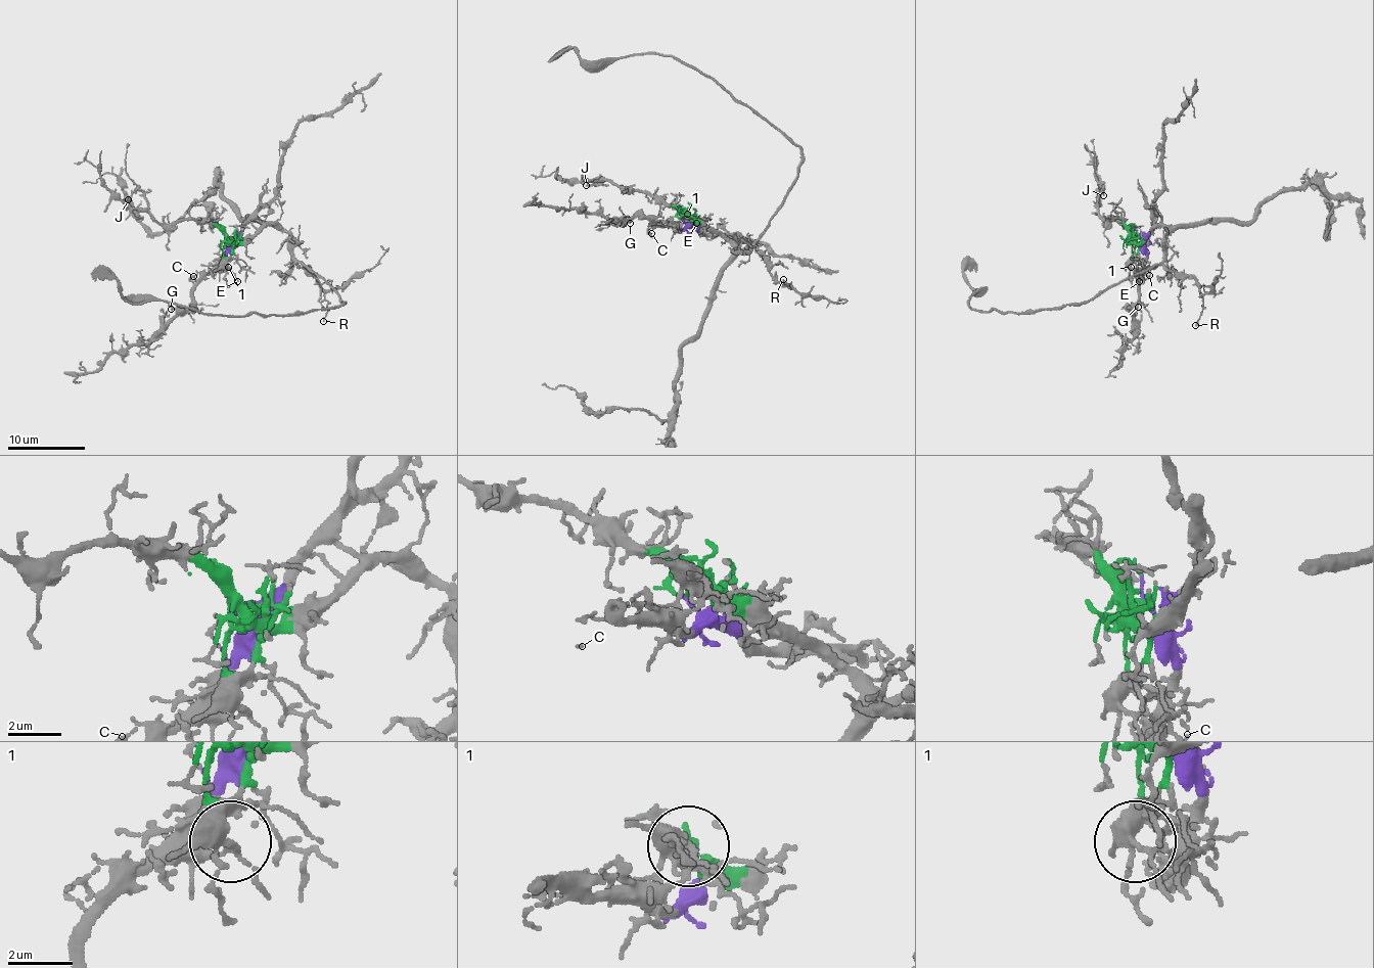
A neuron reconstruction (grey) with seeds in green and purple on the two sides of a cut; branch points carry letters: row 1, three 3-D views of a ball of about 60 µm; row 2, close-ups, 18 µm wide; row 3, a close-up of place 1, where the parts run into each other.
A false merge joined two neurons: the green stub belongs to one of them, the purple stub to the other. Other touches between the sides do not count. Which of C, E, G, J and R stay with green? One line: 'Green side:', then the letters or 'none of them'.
Green side: E, J, R

